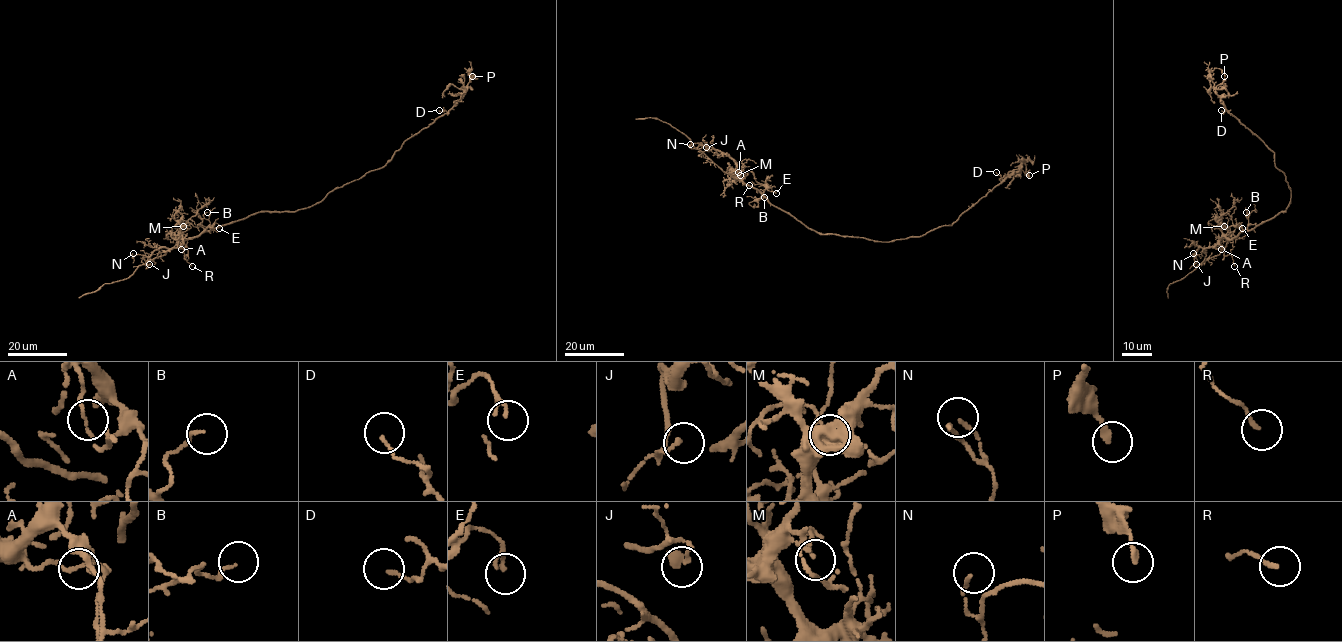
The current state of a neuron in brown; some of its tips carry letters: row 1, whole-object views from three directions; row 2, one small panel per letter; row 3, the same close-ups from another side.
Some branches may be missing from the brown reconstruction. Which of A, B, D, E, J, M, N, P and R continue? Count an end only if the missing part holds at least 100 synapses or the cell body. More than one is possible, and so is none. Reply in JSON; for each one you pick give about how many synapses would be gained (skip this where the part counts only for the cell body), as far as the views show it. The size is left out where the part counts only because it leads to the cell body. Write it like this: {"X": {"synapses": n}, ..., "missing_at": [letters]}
{"missing_at": []}

